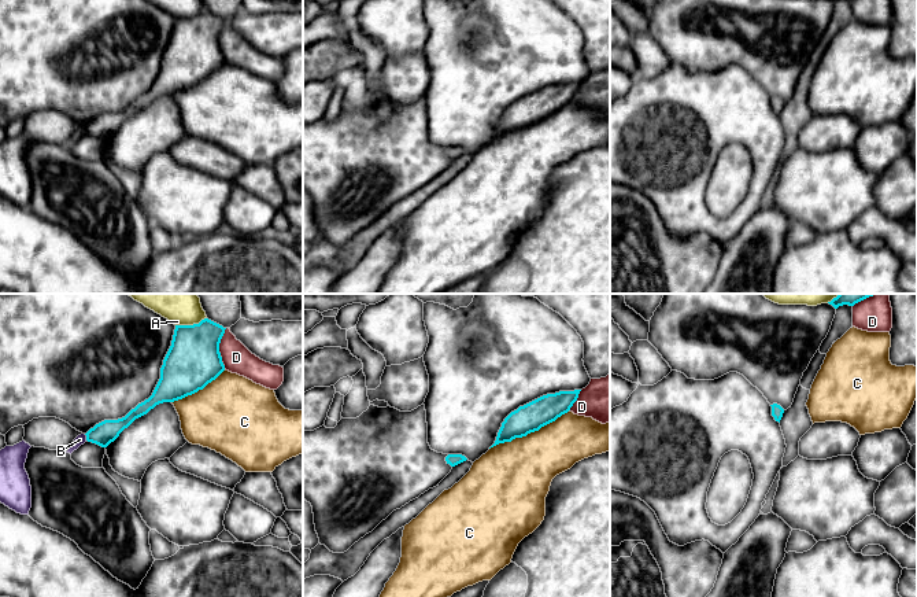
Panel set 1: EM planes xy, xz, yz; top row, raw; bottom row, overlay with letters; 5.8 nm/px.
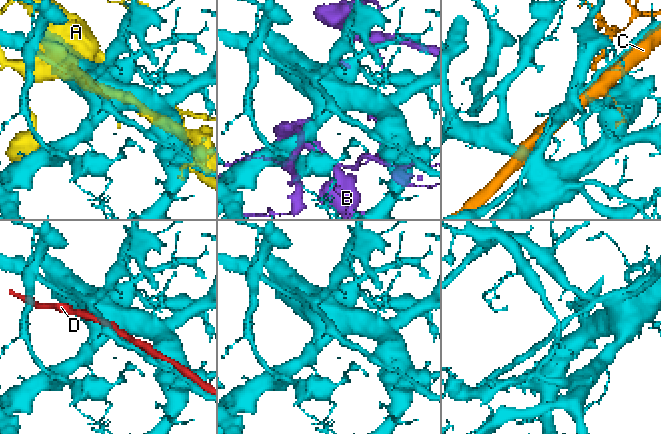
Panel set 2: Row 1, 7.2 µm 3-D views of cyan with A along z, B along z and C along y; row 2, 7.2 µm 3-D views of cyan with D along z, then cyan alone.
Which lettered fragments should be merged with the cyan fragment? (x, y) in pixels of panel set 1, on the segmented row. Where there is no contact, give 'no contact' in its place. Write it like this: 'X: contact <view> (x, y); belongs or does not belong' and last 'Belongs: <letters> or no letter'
A: contact xy (191, 325); does not belong
B: contact xy (87, 437); does not belong
C: contact xz (529, 432); does not belong
D: contact xy (218, 349); does not belong
Belongs: no letter

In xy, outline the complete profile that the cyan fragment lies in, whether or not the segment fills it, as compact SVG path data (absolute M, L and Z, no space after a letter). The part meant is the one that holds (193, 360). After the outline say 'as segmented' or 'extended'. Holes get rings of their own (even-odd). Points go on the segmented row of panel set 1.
M208 318L193 325L175 325L152 395L125 417L96 424L85 434L86 441L107 447L136 419L147 414L156 405L182 399L215 380L225 371L219 353L225 329Z; as segmented

